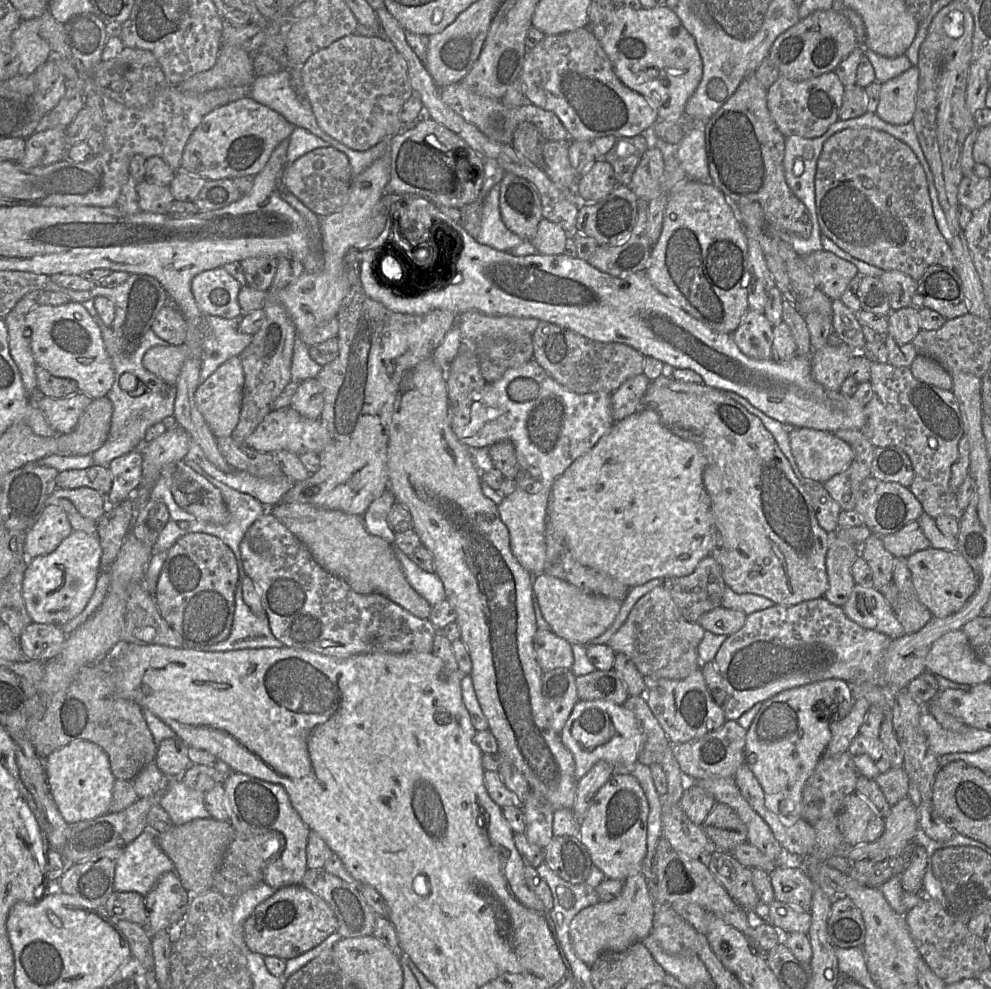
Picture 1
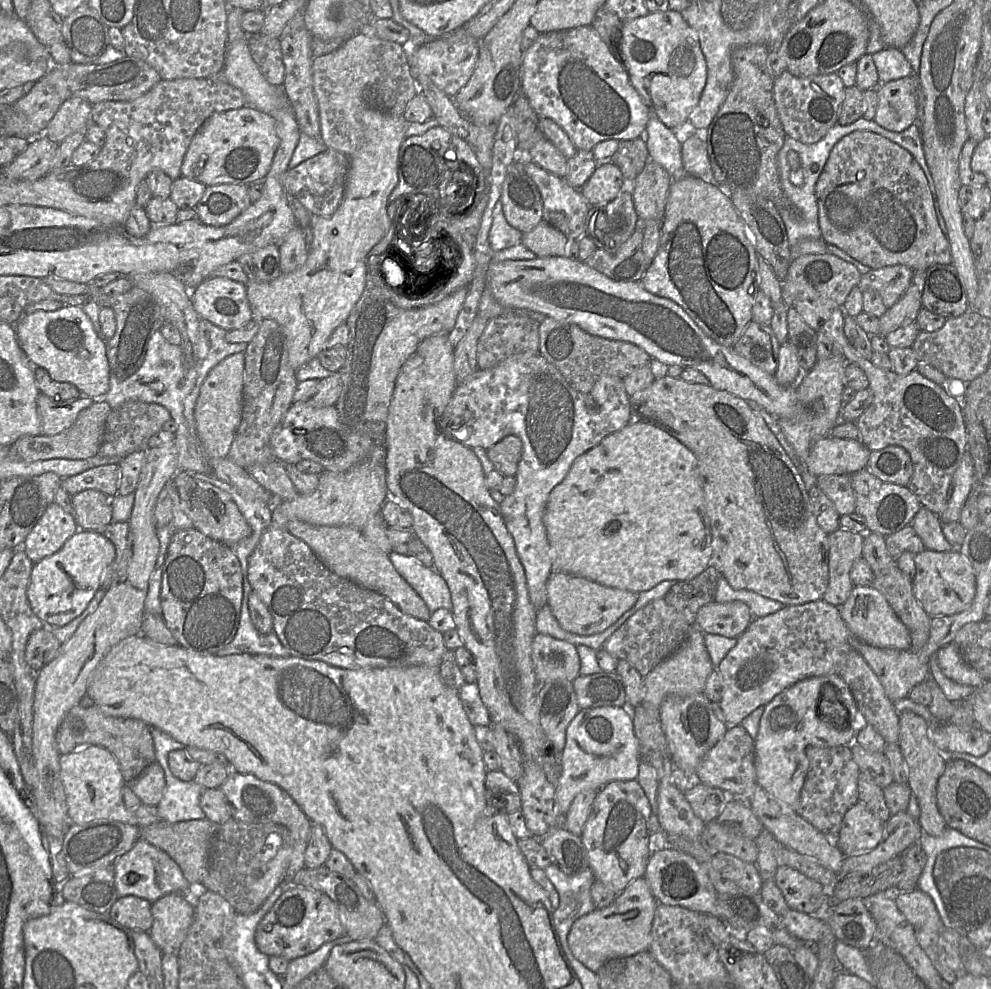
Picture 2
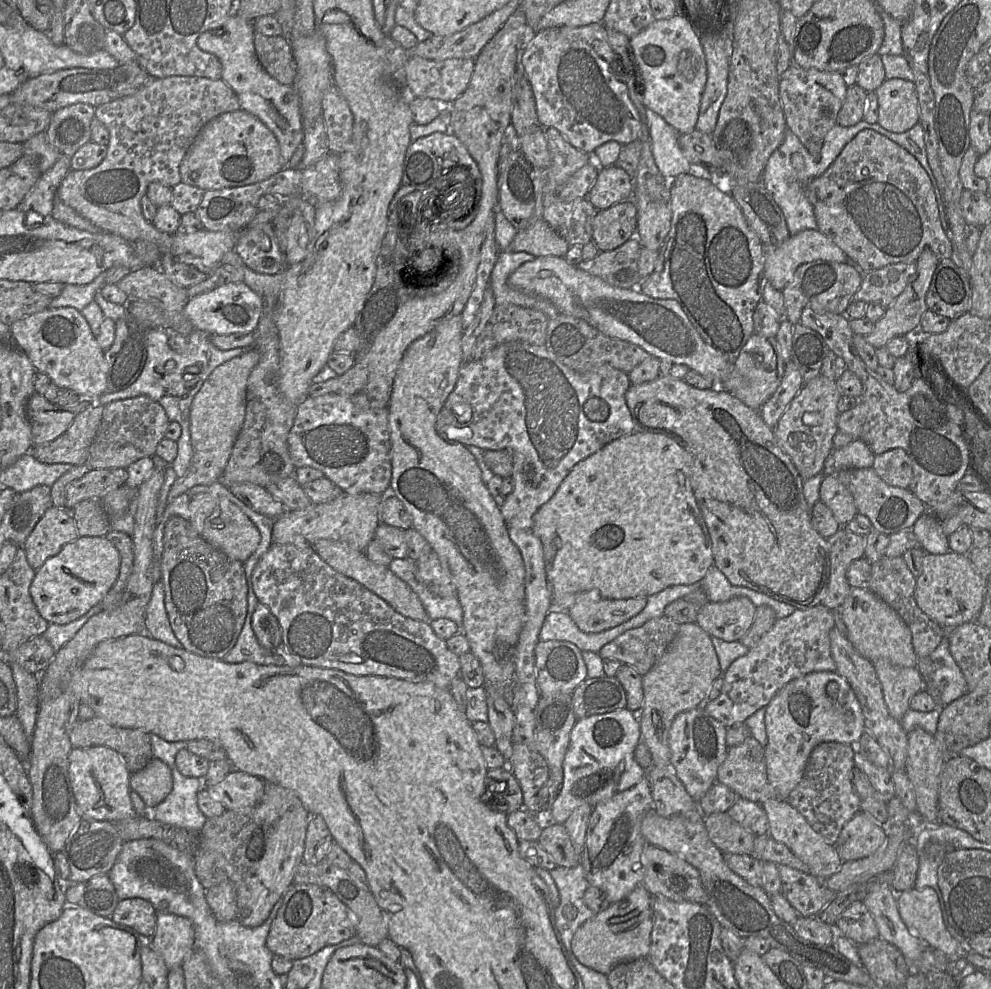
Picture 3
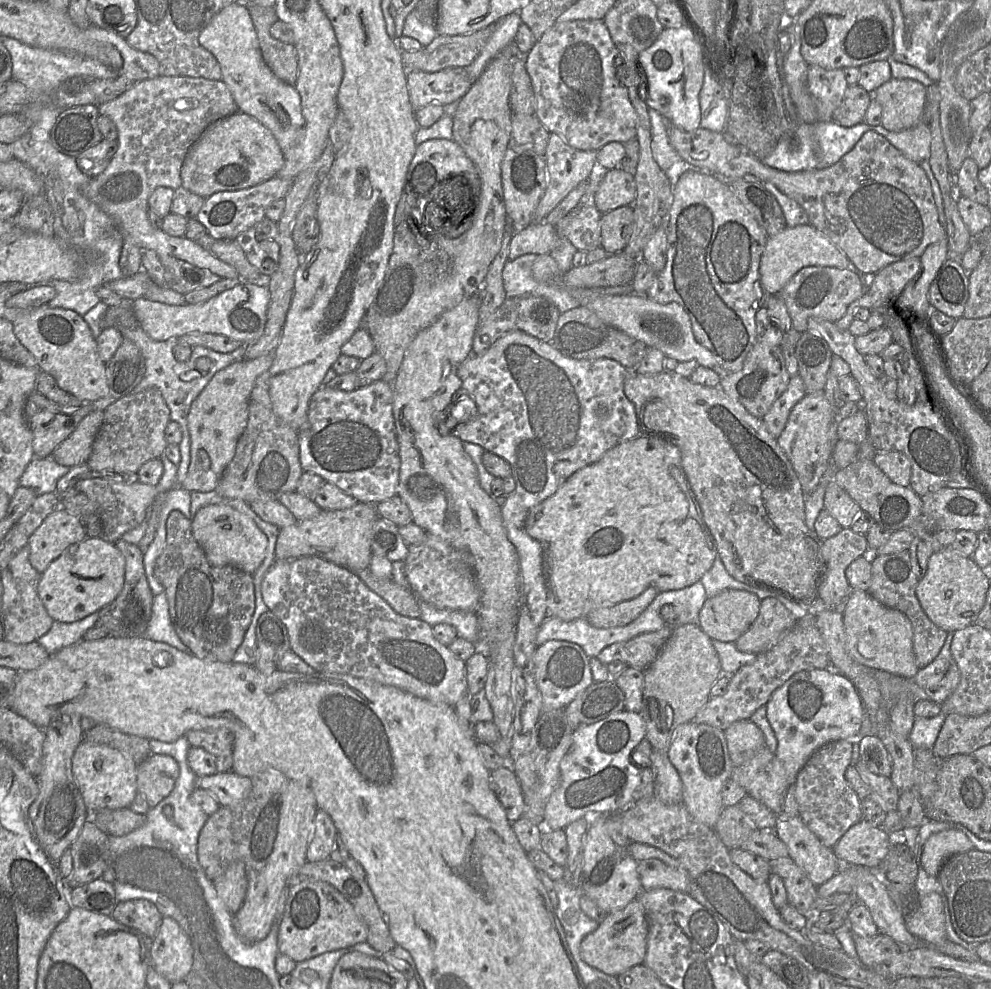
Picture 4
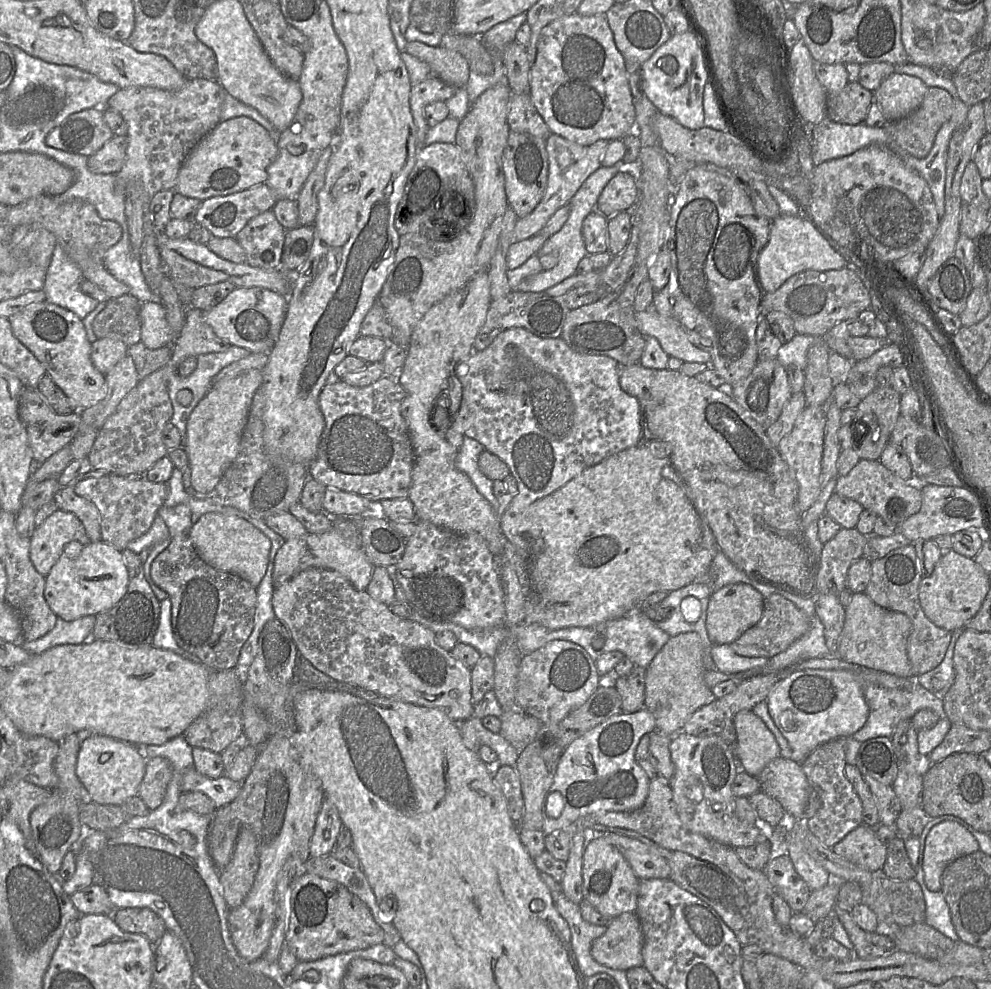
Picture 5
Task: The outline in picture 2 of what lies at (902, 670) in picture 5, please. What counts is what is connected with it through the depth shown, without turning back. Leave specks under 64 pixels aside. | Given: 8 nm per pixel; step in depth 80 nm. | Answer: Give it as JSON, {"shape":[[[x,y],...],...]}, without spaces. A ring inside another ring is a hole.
{"shape":[[[854,586],[839,610],[850,633],[860,641],[877,648],[910,649],[910,631],[898,618],[885,597],[873,586]]]}

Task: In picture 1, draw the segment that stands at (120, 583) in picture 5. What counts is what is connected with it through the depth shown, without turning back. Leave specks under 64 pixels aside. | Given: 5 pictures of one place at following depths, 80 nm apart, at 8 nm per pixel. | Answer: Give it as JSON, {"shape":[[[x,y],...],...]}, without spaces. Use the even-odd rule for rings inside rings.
{"shape":[[[73,530],[52,553],[27,559],[22,596],[32,621],[63,626],[81,613],[94,593],[101,555],[98,536]]]}

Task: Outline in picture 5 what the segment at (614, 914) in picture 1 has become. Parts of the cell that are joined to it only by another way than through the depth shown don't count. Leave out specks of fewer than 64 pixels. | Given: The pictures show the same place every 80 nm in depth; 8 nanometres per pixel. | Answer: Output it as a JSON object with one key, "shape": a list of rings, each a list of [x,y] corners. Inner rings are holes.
{"shape":[[[626,912],[607,925],[603,935],[591,945],[591,956],[599,964],[616,970],[643,965],[643,932],[635,912]]]}

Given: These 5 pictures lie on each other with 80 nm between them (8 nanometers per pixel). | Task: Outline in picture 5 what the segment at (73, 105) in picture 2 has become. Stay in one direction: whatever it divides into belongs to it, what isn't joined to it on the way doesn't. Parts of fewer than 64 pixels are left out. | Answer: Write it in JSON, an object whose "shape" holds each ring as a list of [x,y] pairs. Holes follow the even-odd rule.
{"shape":[[[94,107],[69,115],[47,135],[46,143],[59,150],[89,157],[113,137],[113,132],[104,121],[102,109]]]}

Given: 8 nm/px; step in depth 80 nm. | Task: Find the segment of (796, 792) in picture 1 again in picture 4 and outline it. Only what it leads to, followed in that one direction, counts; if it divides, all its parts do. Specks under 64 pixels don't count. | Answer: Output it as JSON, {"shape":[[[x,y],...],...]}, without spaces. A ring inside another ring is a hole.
{"shape":[[[827,669],[794,674],[772,693],[766,707],[767,719],[777,739],[774,754],[793,781],[818,748],[829,742],[854,739],[860,732],[865,713],[852,681],[837,671]]]}

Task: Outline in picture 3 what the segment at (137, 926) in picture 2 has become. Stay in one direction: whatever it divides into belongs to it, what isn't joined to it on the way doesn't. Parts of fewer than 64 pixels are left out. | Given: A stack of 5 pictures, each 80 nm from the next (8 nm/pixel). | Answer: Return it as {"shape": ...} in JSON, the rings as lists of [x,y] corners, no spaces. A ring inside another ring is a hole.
{"shape":[[[142,898],[120,900],[111,915],[111,919],[138,932],[140,935],[152,938],[157,924],[156,908]]]}

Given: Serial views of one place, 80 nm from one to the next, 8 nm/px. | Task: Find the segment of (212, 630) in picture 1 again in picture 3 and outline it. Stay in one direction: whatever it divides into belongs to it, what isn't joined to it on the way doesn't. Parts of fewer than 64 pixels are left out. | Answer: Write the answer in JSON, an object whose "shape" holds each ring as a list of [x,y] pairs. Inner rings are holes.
{"shape":[[[172,516],[167,520],[164,530],[161,580],[170,626],[183,648],[202,657],[223,660],[235,645],[247,614],[248,586],[243,563],[209,544],[189,521],[180,516]]]}

